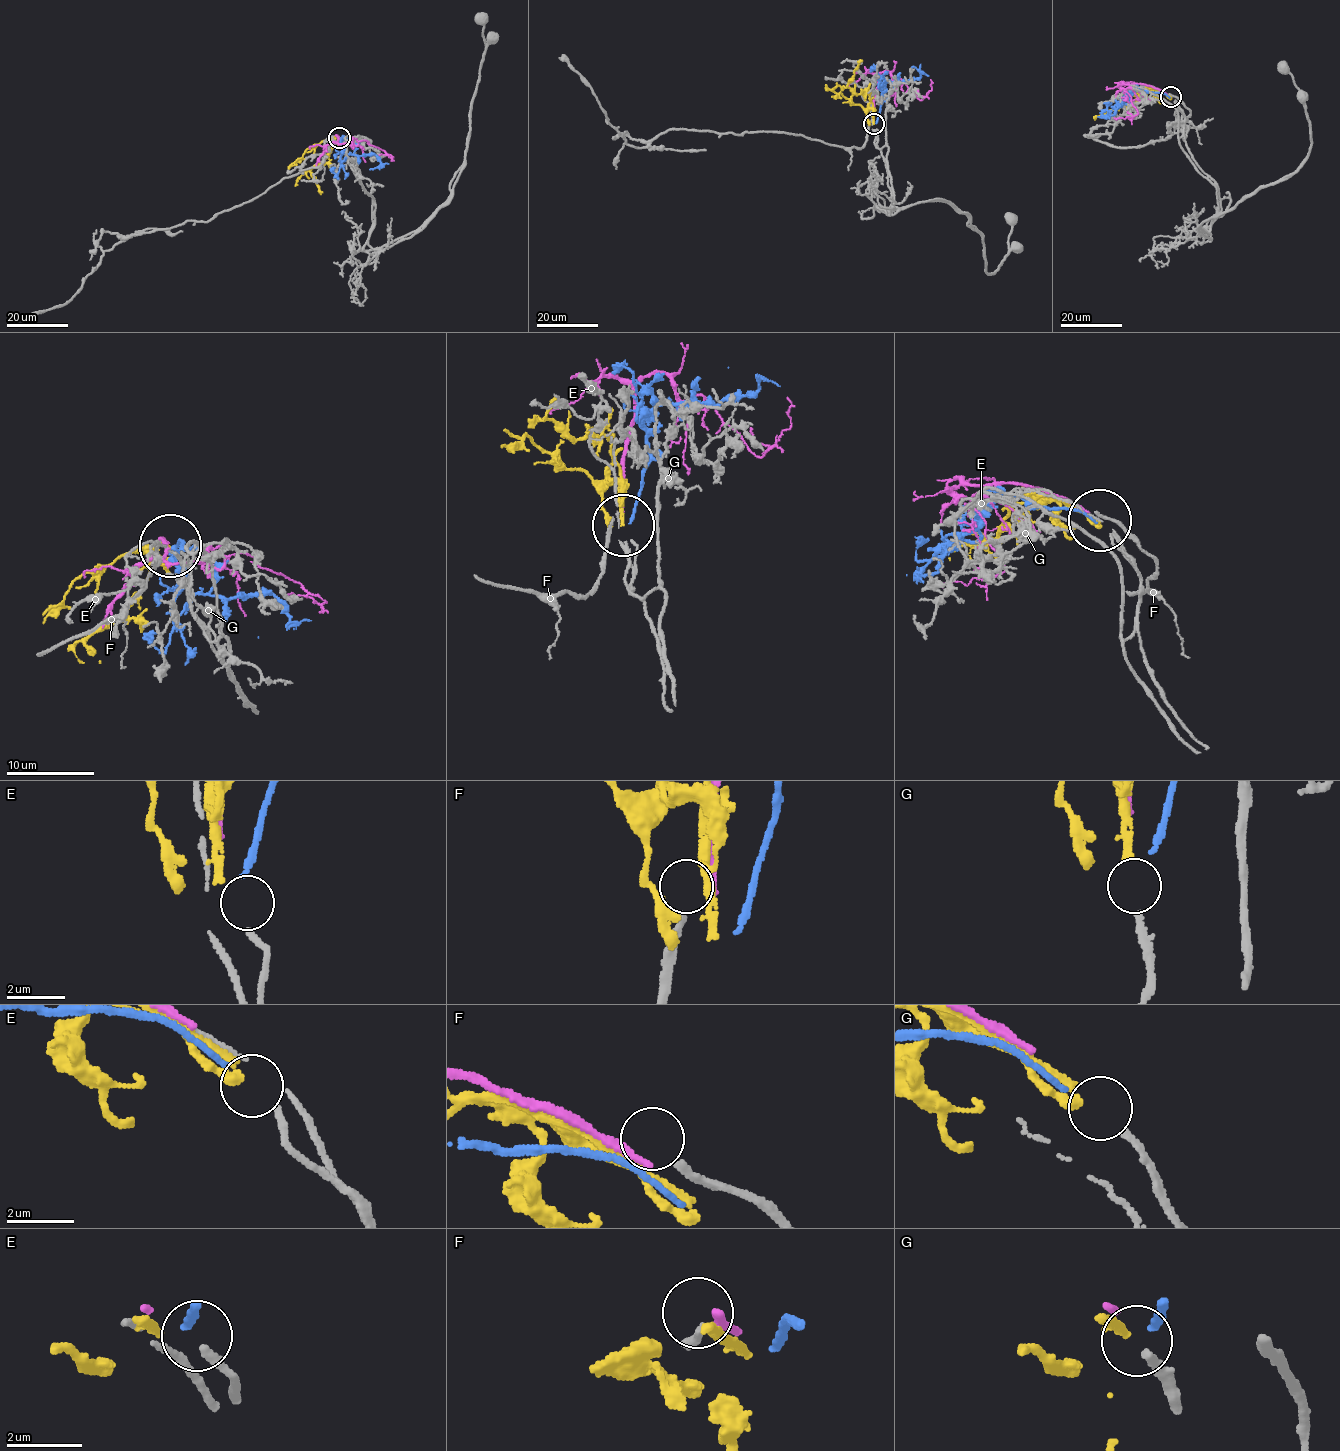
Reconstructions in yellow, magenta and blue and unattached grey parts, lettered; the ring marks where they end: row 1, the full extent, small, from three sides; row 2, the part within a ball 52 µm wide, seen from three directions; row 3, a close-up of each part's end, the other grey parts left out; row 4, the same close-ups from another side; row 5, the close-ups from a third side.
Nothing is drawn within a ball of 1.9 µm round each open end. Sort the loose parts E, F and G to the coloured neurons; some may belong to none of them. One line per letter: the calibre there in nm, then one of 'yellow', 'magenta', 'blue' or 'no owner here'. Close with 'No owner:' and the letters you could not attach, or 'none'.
E: 240 nm thick; blue
F: 220 nm thick; no owner here
G: 190 nm thick; yellow
No owner: F

